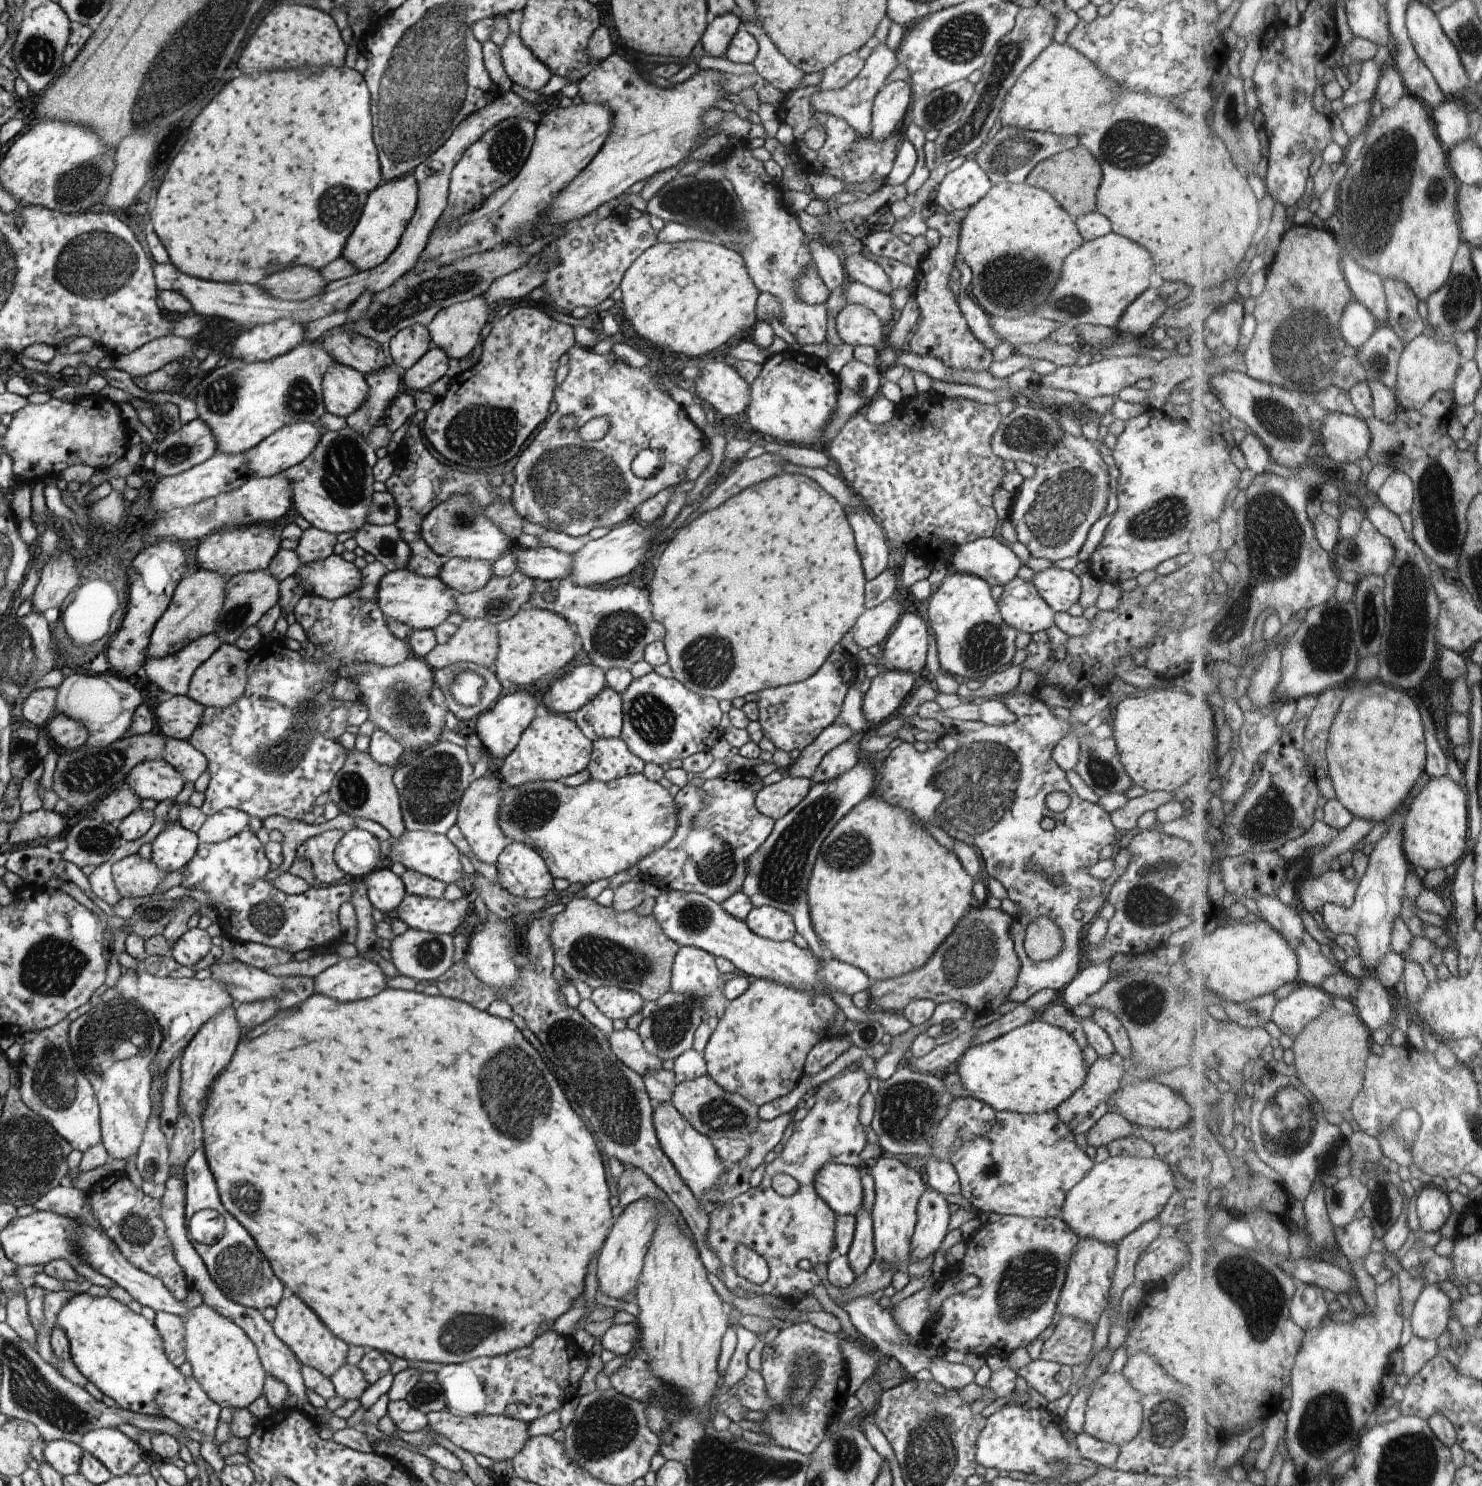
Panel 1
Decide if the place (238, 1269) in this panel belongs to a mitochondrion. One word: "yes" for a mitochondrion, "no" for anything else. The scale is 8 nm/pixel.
yes

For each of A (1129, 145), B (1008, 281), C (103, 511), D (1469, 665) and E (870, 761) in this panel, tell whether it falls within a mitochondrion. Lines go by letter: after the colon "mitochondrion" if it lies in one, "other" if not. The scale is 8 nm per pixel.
A: mitochondrion
B: mitochondrion
C: other
D: other
E: other

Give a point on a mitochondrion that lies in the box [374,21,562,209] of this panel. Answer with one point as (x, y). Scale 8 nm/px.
(506, 149)

